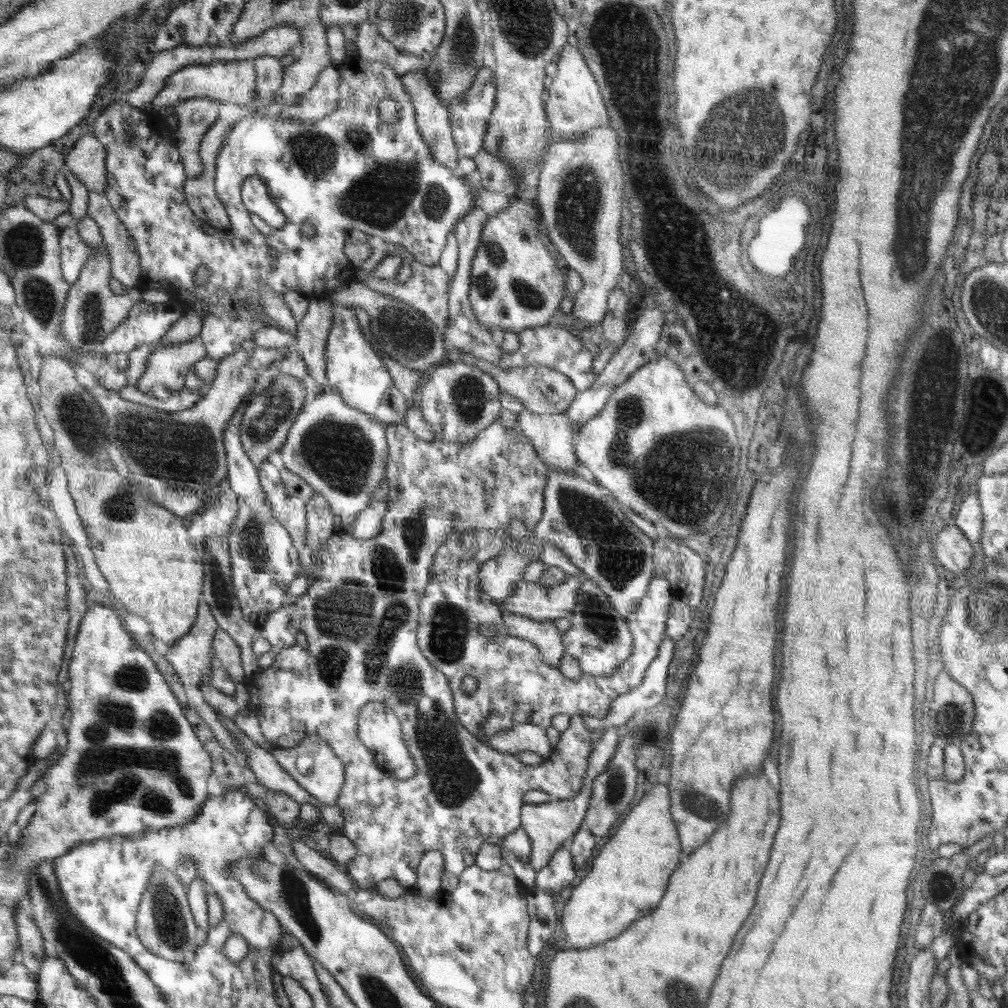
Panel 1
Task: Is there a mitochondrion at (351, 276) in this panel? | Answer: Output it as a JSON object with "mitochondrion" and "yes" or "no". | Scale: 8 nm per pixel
{"mitochondrion":"no"}

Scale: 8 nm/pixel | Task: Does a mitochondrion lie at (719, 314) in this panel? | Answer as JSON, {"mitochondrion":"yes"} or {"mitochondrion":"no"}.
{"mitochondrion":"yes"}

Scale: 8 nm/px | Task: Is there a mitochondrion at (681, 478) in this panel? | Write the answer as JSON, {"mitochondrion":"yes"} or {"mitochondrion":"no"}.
{"mitochondrion":"yes"}

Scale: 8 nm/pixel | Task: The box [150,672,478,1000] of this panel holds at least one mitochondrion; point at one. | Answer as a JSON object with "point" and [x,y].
{"point":[294,890]}

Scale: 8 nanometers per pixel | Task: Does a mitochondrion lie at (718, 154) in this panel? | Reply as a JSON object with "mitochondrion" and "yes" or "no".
{"mitochondrion":"yes"}

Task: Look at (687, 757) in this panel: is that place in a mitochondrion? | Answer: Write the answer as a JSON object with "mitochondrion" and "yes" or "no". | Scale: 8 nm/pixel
{"mitochondrion":"no"}

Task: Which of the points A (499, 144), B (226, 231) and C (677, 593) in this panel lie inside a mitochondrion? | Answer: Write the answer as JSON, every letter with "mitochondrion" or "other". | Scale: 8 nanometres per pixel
{"A":"mitochondrion","B":"other","C":"other"}

